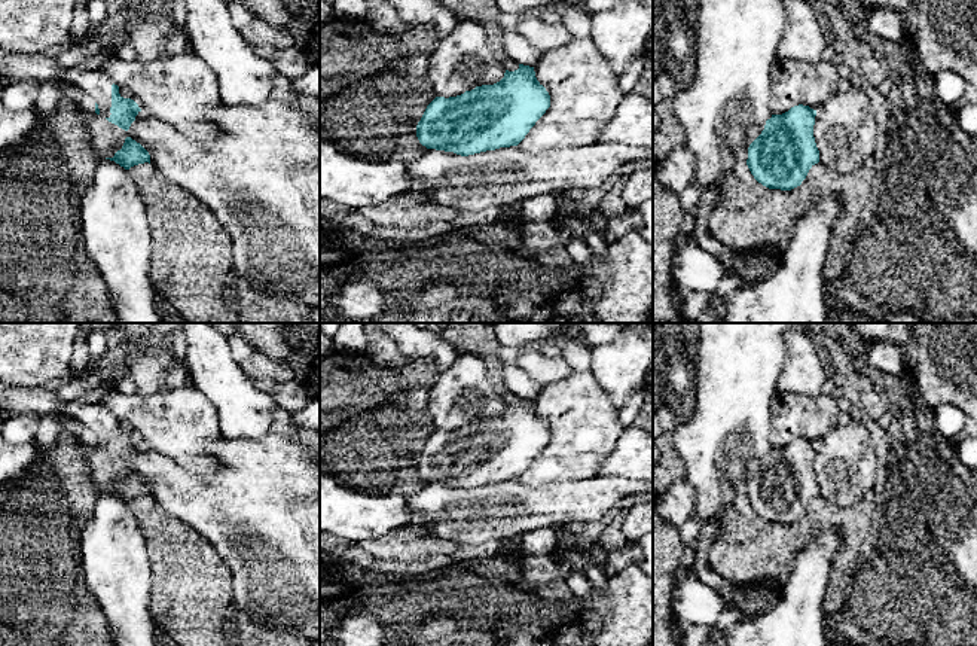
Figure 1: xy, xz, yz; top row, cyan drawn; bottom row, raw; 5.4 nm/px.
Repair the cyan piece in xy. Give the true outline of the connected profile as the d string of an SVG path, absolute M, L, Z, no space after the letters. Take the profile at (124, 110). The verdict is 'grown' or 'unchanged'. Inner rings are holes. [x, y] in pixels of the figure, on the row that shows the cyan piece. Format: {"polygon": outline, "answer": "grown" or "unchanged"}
{"polygon": "M0 49L0 80L15 83L22 80L65 80L77 85L95 100L95 113L128 131L141 112L131 98L119 94L119 86L100 68L77 65L64 67L49 54L16 55Z", "answer": "grown"}

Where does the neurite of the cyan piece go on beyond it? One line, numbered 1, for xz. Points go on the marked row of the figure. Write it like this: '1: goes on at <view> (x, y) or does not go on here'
1: does not go on here

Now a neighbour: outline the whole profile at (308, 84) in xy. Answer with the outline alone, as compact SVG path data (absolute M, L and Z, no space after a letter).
M320 64L312 65L305 74L290 79L297 94L320 97Z

